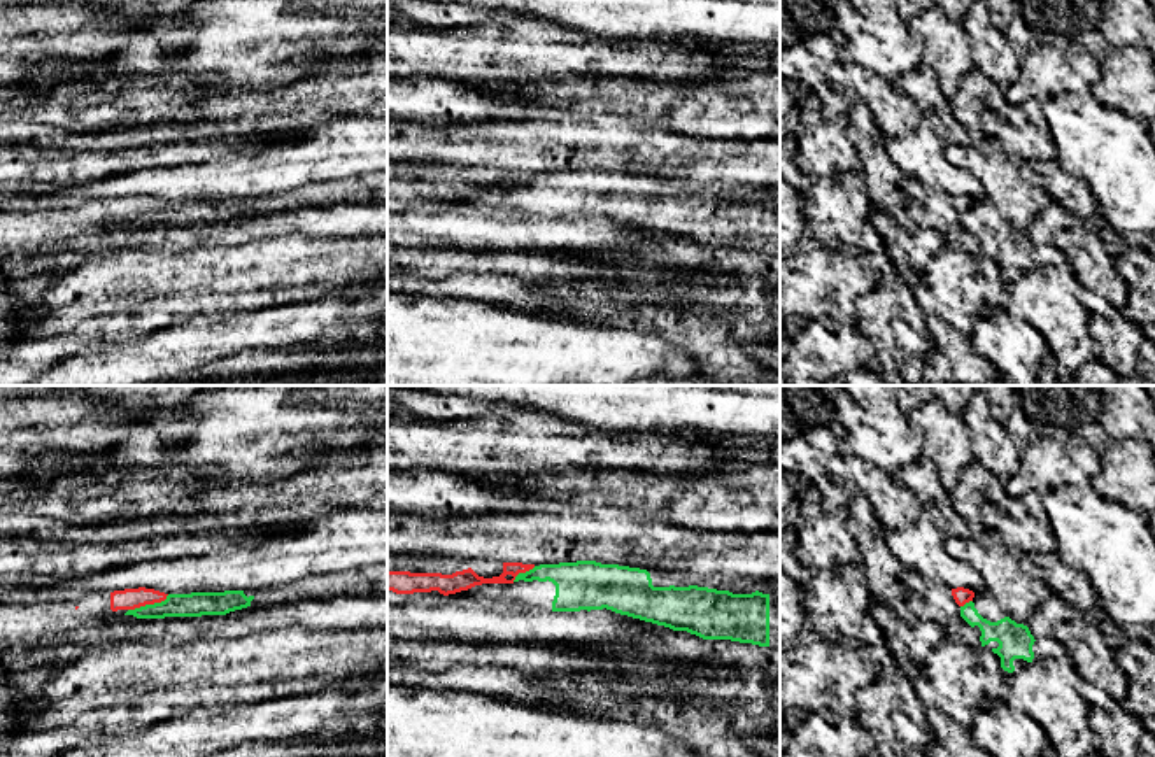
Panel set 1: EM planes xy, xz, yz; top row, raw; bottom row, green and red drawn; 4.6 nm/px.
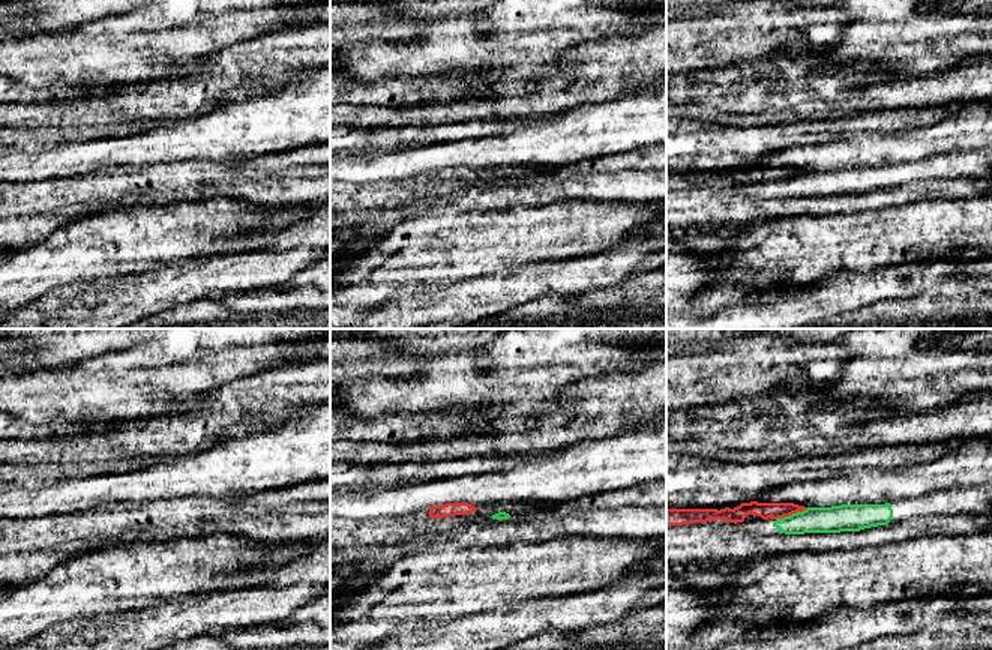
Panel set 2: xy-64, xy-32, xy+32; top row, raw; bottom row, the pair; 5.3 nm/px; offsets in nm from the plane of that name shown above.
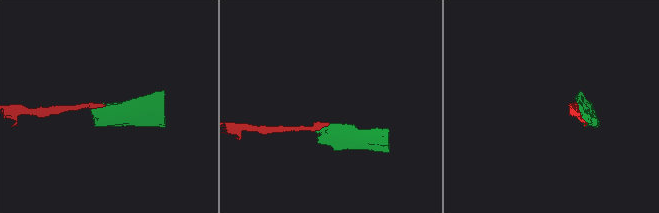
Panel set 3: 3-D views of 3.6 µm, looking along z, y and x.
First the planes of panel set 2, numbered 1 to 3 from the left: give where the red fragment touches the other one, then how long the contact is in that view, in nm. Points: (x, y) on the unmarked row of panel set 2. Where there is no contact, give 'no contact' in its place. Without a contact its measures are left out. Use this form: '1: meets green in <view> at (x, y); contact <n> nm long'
1: no contact
2: no contact
3: meets green in xy+32 at (793, 177); contact 190 nm long

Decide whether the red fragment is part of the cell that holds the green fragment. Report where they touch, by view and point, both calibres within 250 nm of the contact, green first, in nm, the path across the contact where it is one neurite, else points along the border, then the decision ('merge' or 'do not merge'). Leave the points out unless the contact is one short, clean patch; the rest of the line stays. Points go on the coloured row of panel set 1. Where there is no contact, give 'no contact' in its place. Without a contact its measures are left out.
meets green in xy at (148, 605); 110 nm thick on the green side, 100 nm on the other; border along xy (169, 594), (160, 601), (128, 610); do not merge

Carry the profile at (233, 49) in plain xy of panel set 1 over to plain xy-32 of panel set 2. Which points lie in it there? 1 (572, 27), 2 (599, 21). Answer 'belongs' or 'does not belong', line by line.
1: belongs
2: belongs

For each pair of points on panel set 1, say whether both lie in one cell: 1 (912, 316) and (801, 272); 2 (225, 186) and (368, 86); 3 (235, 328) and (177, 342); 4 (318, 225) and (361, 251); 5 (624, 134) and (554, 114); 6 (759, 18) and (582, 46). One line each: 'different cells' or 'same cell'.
1: different cells
2: different cells
3: same cell
4: different cells
5: different cells
6: different cells

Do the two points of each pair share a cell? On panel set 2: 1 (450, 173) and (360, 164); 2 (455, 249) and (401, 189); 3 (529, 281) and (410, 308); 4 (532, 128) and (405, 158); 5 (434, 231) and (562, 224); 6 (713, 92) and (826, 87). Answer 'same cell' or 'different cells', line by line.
1: different cells
2: different cells
3: same cell
4: same cell
5: same cell
6: same cell

